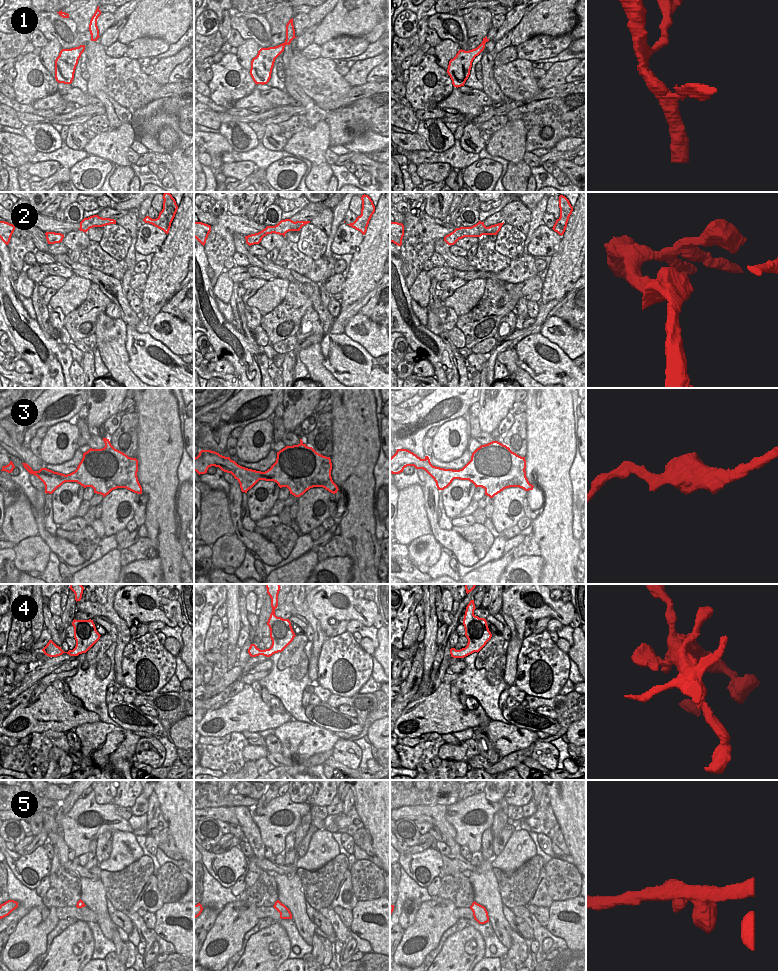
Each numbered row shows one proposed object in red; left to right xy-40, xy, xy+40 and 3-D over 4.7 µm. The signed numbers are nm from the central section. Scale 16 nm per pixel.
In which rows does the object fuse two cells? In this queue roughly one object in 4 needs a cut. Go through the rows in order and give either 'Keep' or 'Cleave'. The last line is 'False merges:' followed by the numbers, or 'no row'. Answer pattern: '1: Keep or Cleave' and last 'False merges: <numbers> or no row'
1: Cleave
2: Cleave
3: Keep
4: Keep
5: Keep
False merges: 1, 2.

